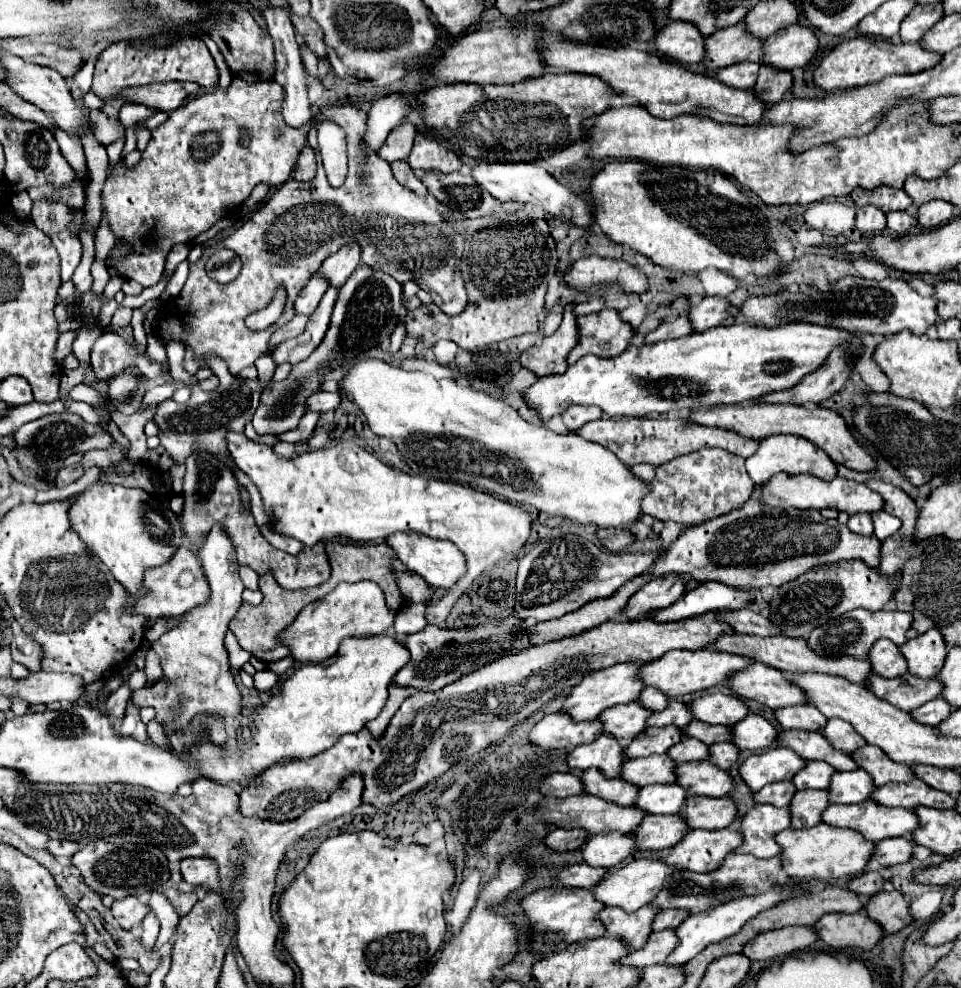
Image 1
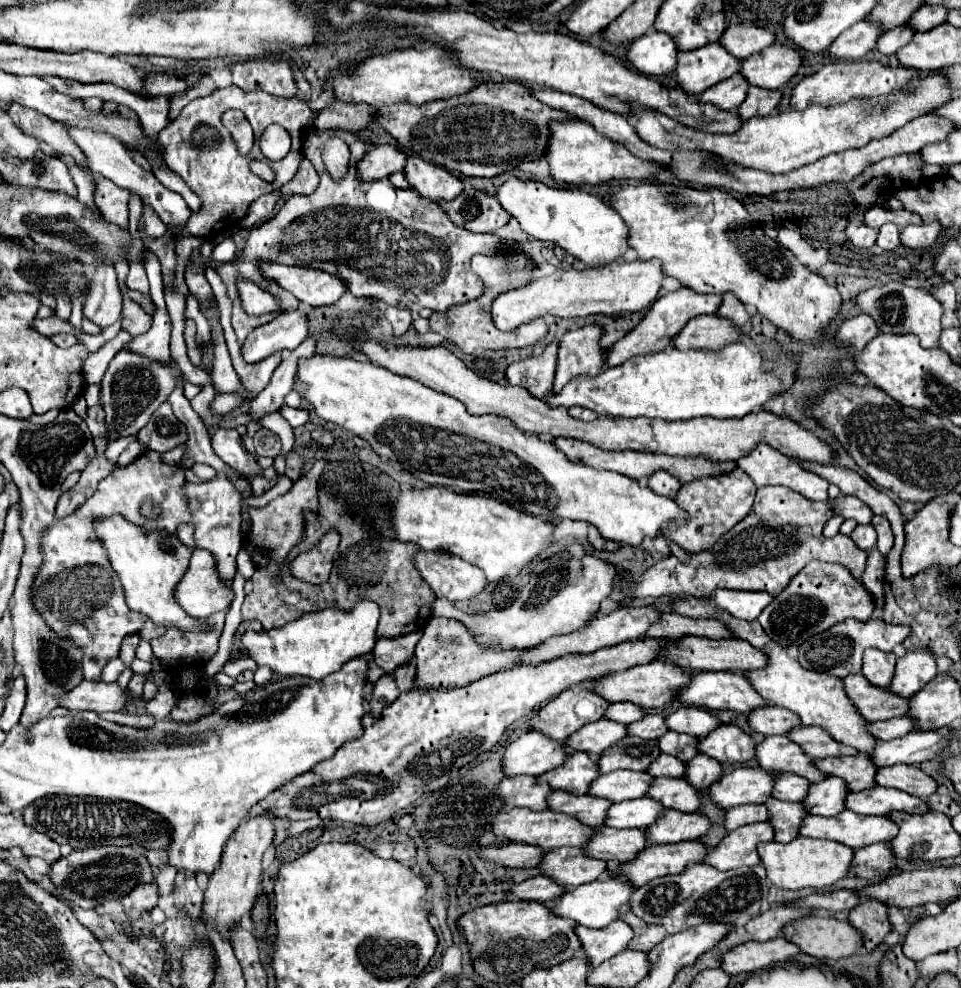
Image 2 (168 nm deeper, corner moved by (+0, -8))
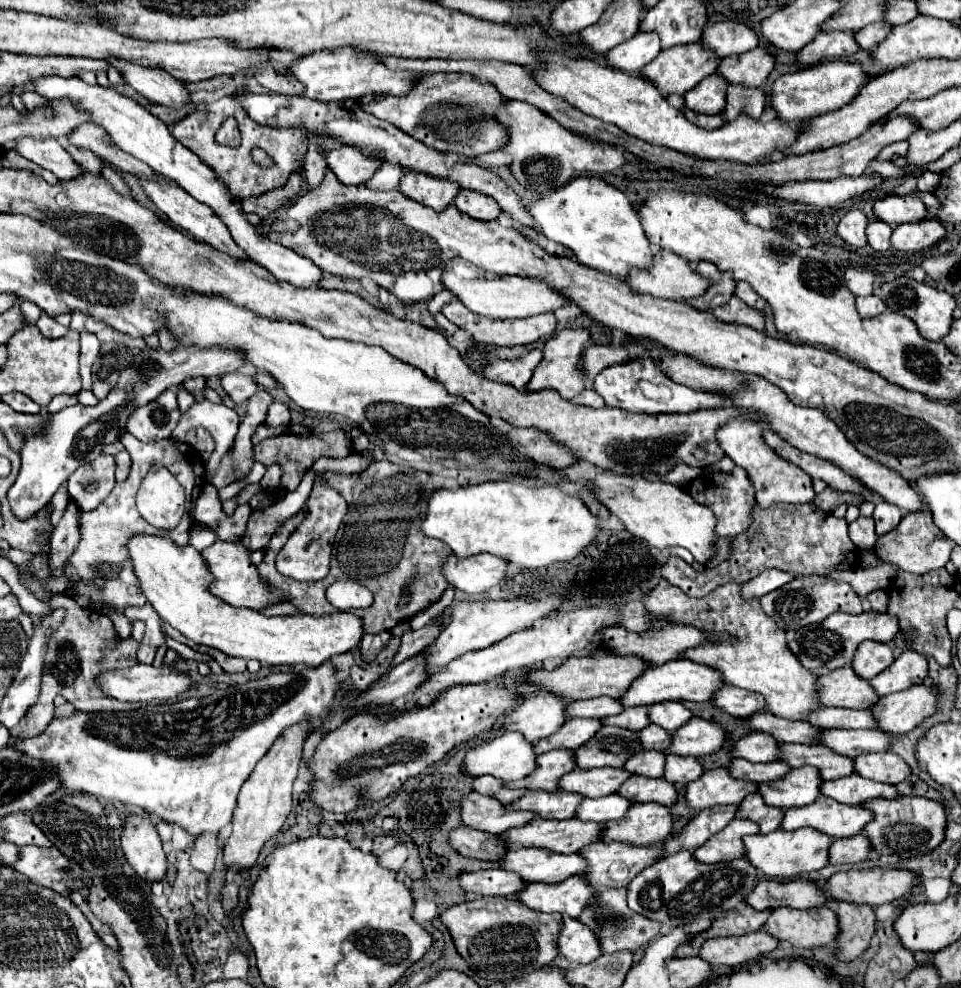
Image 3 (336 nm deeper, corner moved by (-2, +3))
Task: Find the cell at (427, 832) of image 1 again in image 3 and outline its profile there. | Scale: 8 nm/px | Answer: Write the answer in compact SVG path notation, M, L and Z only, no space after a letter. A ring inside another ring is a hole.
M379 835L379 837L375 837L373 839L373 855L383 855L385 851L389 851L389 849L393 849L397 845L397 839L393 837L393 835Z

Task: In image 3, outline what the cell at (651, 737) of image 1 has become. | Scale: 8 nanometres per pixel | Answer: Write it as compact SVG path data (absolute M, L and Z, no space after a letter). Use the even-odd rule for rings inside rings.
M601 727L591 741L575 751L575 763L579 769L623 767L625 761L637 751L641 751L637 731L623 727Z

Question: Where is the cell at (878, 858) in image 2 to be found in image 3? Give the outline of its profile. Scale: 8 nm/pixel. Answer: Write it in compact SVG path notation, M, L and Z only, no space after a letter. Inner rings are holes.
M859 833L847 839L833 839L829 849L829 857L831 857L829 861L831 865L843 865L843 863L853 865L869 859L869 853L871 853L869 839L863 833Z

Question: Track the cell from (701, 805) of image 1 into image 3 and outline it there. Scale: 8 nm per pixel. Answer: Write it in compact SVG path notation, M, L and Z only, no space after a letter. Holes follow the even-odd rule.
M635 803L625 817L605 823L601 841L623 841L635 845L653 845L673 833L673 815L665 805Z

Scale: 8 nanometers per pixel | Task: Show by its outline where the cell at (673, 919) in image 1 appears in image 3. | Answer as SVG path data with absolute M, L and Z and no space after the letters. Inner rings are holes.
M607 889L601 895L601 901L597 897L597 901L593 901L581 915L579 921L583 921L585 925L589 925L601 941L601 951L603 953L615 953L621 949L629 949L629 951L637 951L639 947L647 945L649 941L653 941L659 933L661 933L661 923L645 919L637 913L633 913L627 907L627 899L625 899L625 889Z

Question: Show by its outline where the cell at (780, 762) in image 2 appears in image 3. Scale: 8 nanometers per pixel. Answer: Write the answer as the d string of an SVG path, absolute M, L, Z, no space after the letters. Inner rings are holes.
M753 731L733 743L733 757L743 757L753 763L771 763L781 759L779 749L781 743L777 743L773 735Z

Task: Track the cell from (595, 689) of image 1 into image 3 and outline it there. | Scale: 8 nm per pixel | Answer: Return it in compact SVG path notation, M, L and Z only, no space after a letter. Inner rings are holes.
M539 691L537 695L525 697L511 713L505 715L505 729L521 731L527 741L537 743L539 739L545 739L545 737L553 735L557 729L561 729L561 725L567 721L567 717L565 717L565 705L567 703L571 703L571 701L565 701L565 699L557 697L555 693Z

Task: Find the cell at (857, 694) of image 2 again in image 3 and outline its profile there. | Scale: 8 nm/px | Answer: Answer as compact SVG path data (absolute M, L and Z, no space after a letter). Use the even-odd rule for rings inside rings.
M853 667L835 669L819 677L821 703L827 707L849 707L849 709L871 709L879 695L863 679L853 673Z

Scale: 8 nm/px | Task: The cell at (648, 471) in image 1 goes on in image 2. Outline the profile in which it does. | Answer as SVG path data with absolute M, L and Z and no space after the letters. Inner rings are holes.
M657 470L651 478L649 478L649 488L661 496L667 496L667 498L675 498L675 494L679 492L681 488L681 482L671 476L667 470Z

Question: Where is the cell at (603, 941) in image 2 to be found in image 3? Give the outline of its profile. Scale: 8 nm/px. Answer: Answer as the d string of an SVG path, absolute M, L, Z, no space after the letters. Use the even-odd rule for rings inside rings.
M563 917L563 931L559 937L559 953L569 963L591 963L601 955L597 935L579 919Z

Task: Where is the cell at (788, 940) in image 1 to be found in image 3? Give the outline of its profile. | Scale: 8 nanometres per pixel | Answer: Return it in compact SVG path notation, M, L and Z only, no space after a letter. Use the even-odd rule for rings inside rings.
M757 931L741 937L717 937L709 939L701 947L701 957L711 965L741 965L759 955L767 955L779 947L779 939L769 933Z

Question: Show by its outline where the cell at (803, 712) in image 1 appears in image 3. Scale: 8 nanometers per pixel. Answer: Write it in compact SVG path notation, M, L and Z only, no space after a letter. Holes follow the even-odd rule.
M725 685L715 695L713 703L735 717L751 717L753 713L765 709L765 701L761 701L761 697L757 697L757 693L749 693L745 689L737 689L731 685Z

